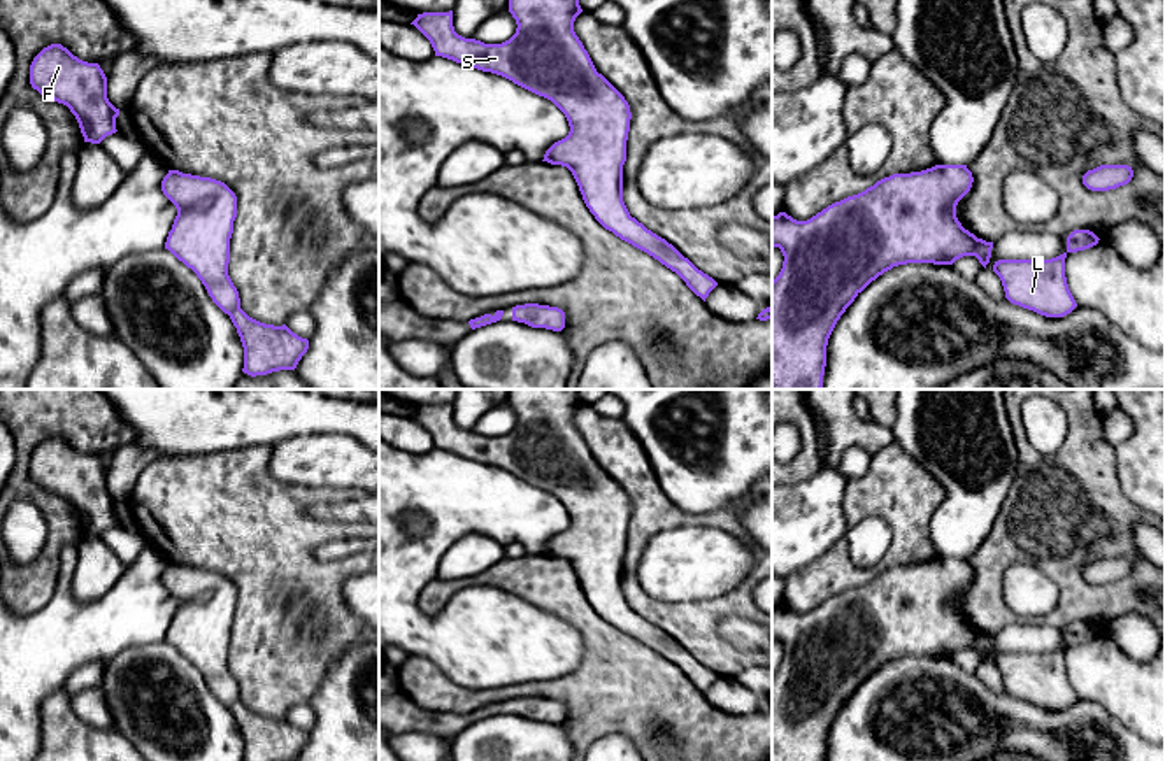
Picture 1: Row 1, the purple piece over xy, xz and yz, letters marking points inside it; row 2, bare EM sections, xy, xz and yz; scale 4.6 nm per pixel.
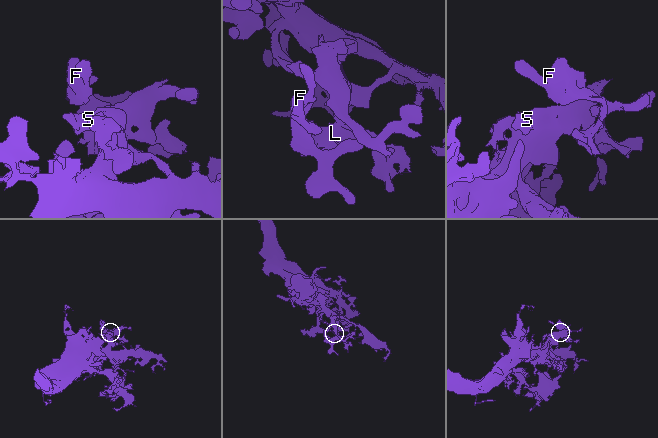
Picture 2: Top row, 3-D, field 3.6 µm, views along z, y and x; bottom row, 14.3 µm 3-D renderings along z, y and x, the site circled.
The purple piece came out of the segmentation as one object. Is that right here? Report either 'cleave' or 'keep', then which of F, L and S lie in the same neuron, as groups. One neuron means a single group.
cleave | F L / S

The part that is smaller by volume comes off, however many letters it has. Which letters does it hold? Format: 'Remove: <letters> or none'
Remove: S

